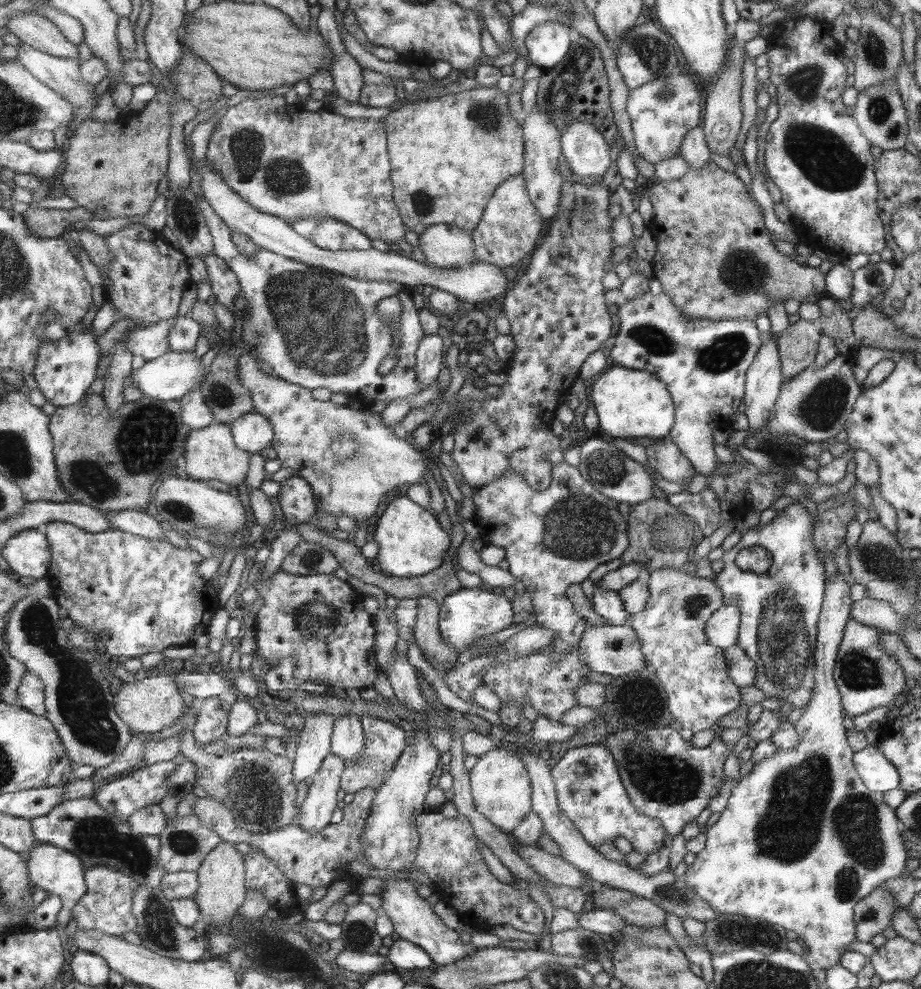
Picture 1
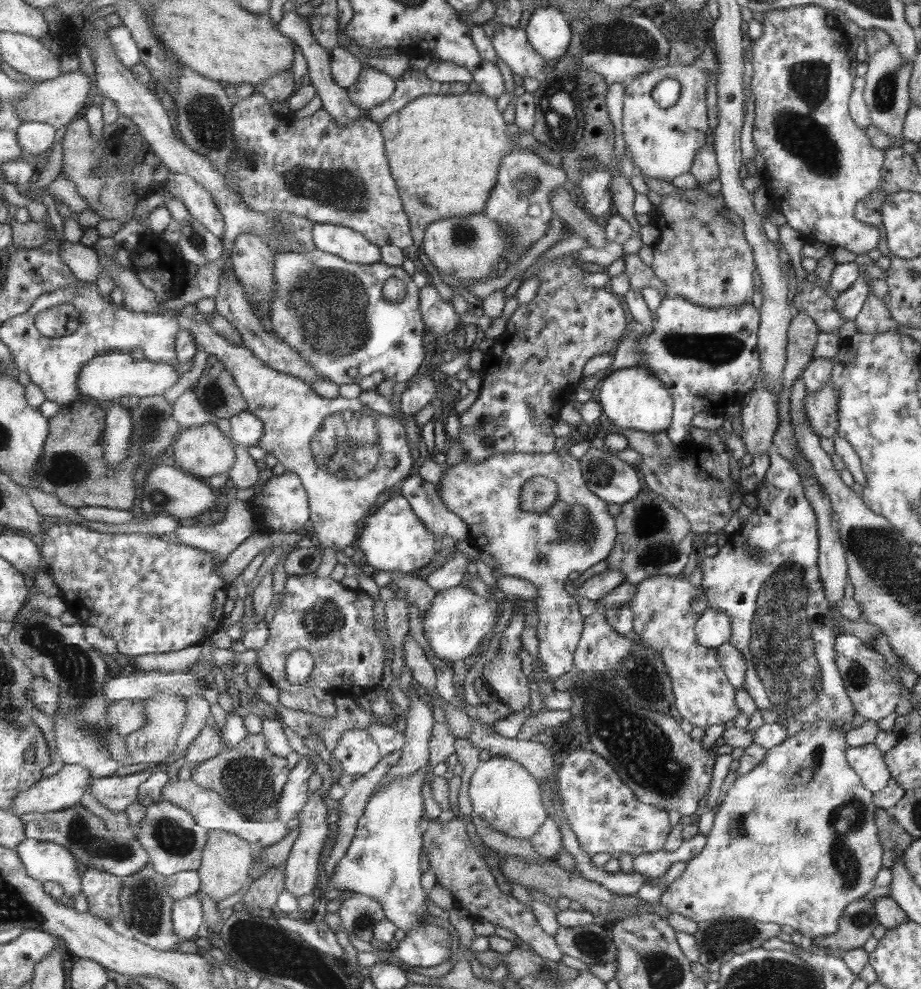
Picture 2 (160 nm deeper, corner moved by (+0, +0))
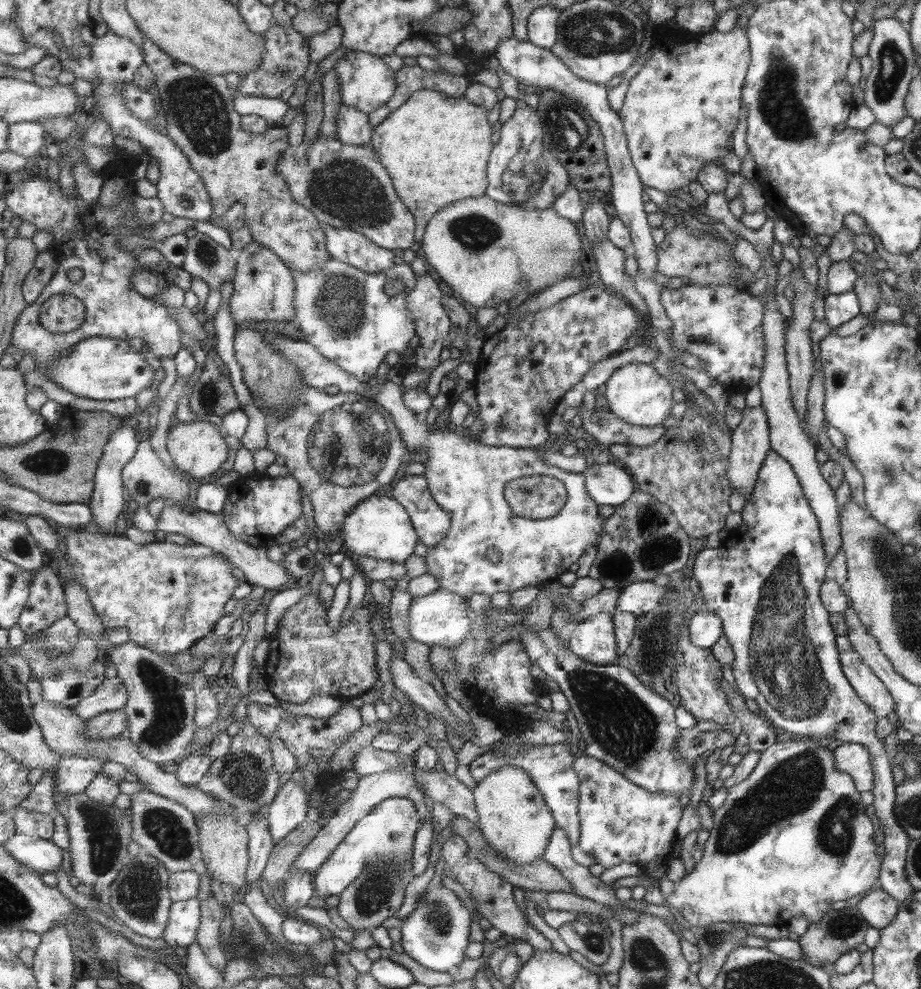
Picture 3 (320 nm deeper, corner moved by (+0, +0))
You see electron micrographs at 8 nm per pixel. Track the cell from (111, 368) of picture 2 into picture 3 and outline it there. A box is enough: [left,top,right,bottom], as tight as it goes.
[48,337,155,400]

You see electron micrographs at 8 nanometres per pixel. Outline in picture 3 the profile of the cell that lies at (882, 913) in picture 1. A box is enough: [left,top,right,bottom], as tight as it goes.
[798,905,868,967]

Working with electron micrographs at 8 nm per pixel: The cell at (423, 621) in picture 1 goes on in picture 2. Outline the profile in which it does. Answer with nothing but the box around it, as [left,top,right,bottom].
[391,572,438,623]

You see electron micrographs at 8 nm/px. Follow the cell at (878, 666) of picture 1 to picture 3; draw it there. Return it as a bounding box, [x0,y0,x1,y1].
[836,636,894,718]

